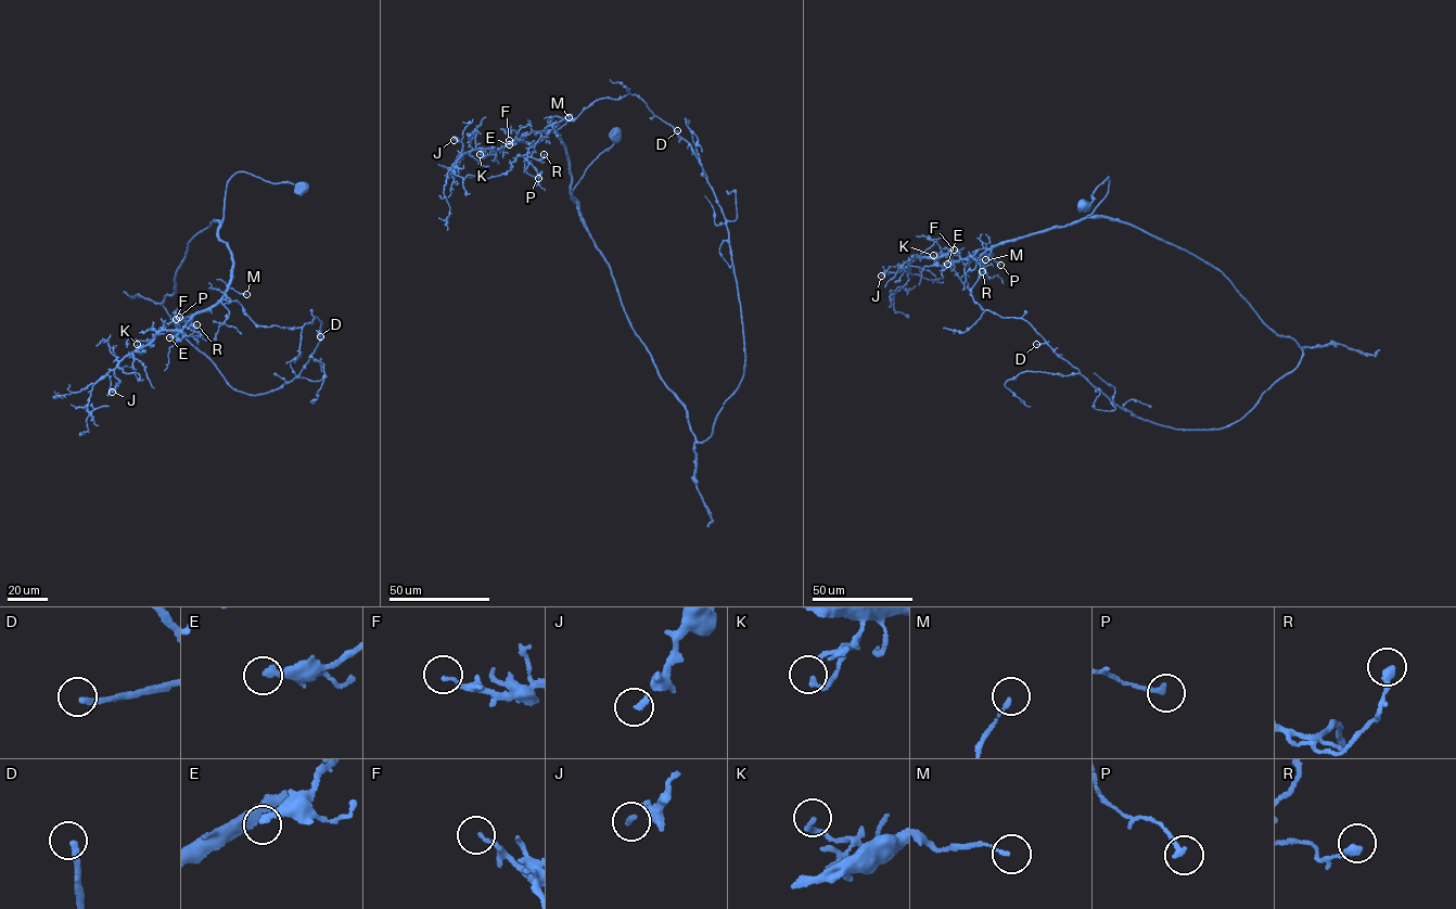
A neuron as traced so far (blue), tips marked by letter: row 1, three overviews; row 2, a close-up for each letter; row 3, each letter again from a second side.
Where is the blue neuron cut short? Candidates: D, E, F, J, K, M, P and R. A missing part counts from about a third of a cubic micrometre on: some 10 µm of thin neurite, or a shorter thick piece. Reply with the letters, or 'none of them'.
D, J

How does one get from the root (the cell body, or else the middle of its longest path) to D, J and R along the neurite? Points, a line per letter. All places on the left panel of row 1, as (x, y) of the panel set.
D: (299, 188), (231, 177), (218, 231), (234, 264), (221, 292), (258, 325), (298, 328), (317, 317), (320, 336)
J: (299, 188), (231, 177), (218, 231), (234, 264), (227, 290), (182, 329), (157, 331), (124, 356), (112, 392)
R: (299, 188), (245, 173), (231, 177), (218, 231), (232, 253), (232, 271), (216, 303), (182, 318), (196, 324)

